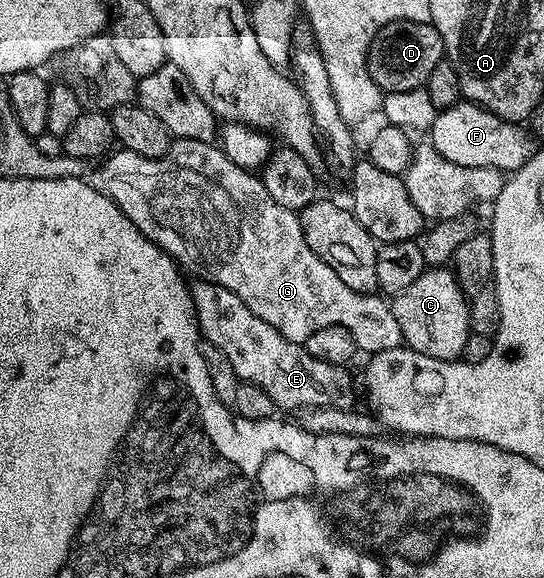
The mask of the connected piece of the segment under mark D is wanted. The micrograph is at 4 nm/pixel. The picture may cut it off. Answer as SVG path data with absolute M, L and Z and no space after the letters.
M403 18L386 23L374 36L368 49L368 71L374 84L378 84L384 94L410 92L427 87L430 72L434 72L434 68L438 68L445 58L442 36L438 36L431 21L415 22Z

